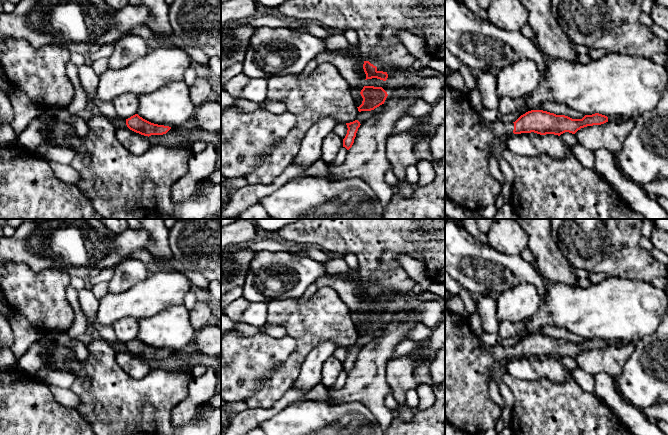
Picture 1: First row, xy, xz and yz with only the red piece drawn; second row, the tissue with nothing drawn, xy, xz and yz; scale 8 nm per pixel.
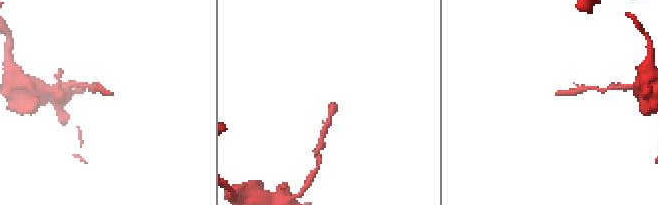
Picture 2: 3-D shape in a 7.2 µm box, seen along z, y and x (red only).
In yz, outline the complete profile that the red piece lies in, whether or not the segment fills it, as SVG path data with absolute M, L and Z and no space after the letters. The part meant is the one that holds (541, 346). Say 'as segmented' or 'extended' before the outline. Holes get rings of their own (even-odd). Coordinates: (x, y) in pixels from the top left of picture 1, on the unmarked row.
extended; M445 309L445 421L472 435L479 435L495 427L502 409L489 396L489 382L492 379L492 365L500 359L507 361L512 357L534 356L560 360L565 356L575 358L581 352L606 346L608 341L599 337L585 339L582 343L572 343L543 334L531 334L515 346L490 347L479 342L470 329L468 318Z

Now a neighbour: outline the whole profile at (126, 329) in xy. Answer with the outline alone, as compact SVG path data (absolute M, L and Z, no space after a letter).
M126 317L114 322L112 328L116 334L117 341L126 344L137 338L139 323L138 320L132 317Z

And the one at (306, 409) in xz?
M302 400L298 405L287 406L271 419L263 421L259 428L266 435L384 435L373 413L363 403L354 400L335 405Z

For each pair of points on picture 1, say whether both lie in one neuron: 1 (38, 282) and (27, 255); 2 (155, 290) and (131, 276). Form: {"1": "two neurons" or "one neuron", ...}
{"1": "two neurons", "2": "two neurons"}

